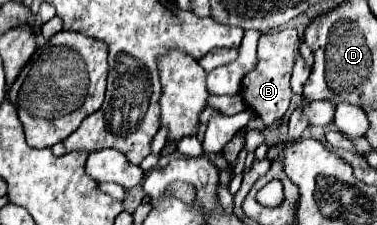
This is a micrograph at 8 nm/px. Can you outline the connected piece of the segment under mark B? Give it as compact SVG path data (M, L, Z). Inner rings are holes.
M281 29L261 35L259 39L259 65L245 75L241 95L245 99L245 105L249 109L255 109L265 127L275 125L289 109L292 90L290 86L291 71L295 65L295 59L299 55L299 35L297 29Z

